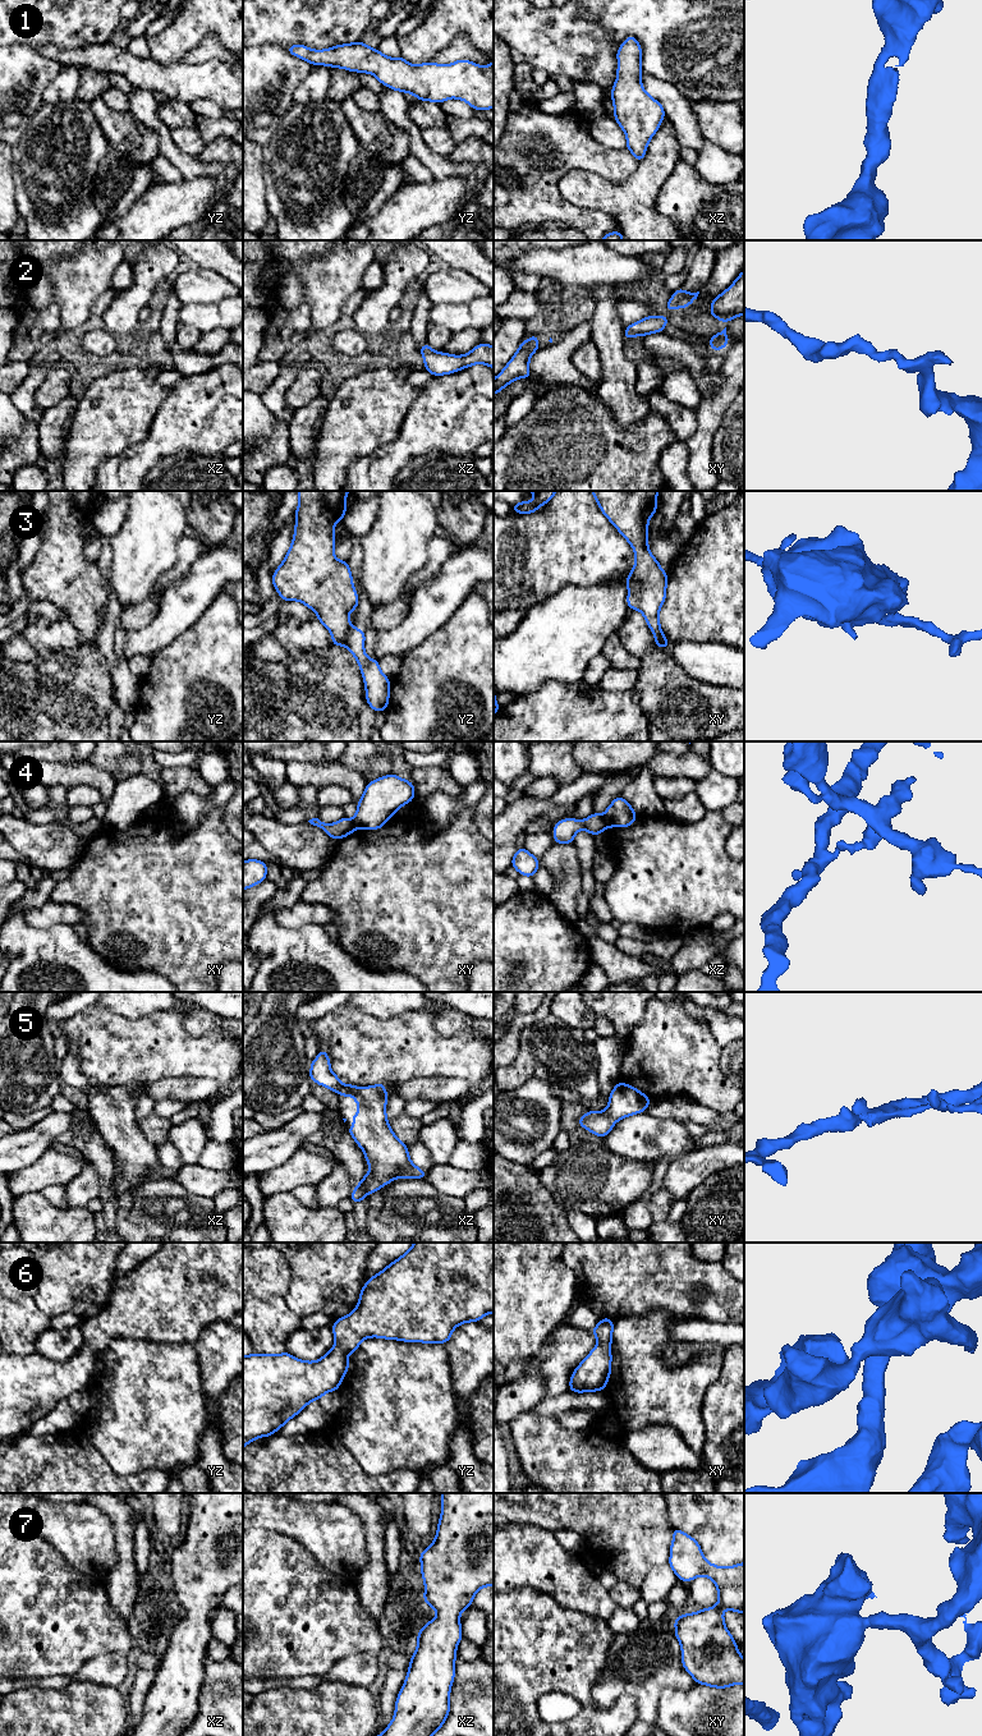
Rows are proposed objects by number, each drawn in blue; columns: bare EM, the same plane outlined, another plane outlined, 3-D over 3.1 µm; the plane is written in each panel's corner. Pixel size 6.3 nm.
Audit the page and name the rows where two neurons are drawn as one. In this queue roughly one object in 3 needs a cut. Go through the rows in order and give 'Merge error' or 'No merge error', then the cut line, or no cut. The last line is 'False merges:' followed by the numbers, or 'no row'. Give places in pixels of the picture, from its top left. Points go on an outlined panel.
1: No merge error. No split
2: No merge error. No split
3: Merge error. Split along yz (350, 627), (344, 643)
4: Merge error. Split along xz (602, 816), (607, 826)
5: No merge error. No split
6: No merge error. No split
7: No merge error. No split
False merges: 3, 4

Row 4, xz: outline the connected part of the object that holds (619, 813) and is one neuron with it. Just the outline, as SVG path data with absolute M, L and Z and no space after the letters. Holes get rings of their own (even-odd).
M616 796L604 813L607 827L629 827L637 814L632 805L621 796Z

